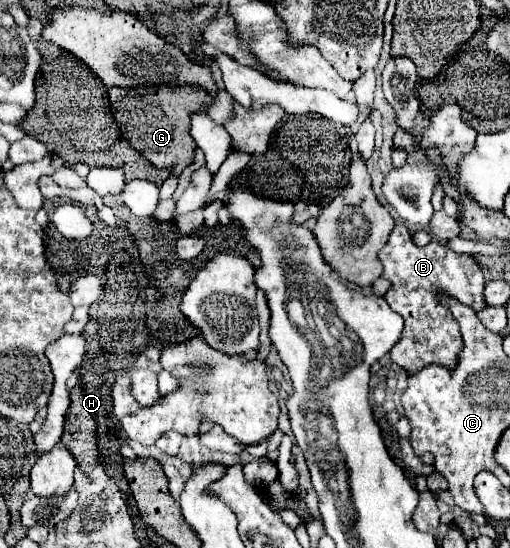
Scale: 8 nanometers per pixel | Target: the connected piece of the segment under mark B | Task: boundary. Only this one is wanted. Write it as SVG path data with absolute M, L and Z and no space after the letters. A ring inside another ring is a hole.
M396 225L392 229L388 243L378 253L378 259L384 265L382 279L392 283L384 299L404 319L402 337L390 351L392 361L406 369L408 375L426 367L426 363L442 363L446 367L454 367L454 359L462 347L460 327L450 311L438 303L436 291L442 289L472 309L484 309L484 277L476 259L466 253L454 253L440 241L430 241L426 247L418 247L412 241L412 233L404 225Z

